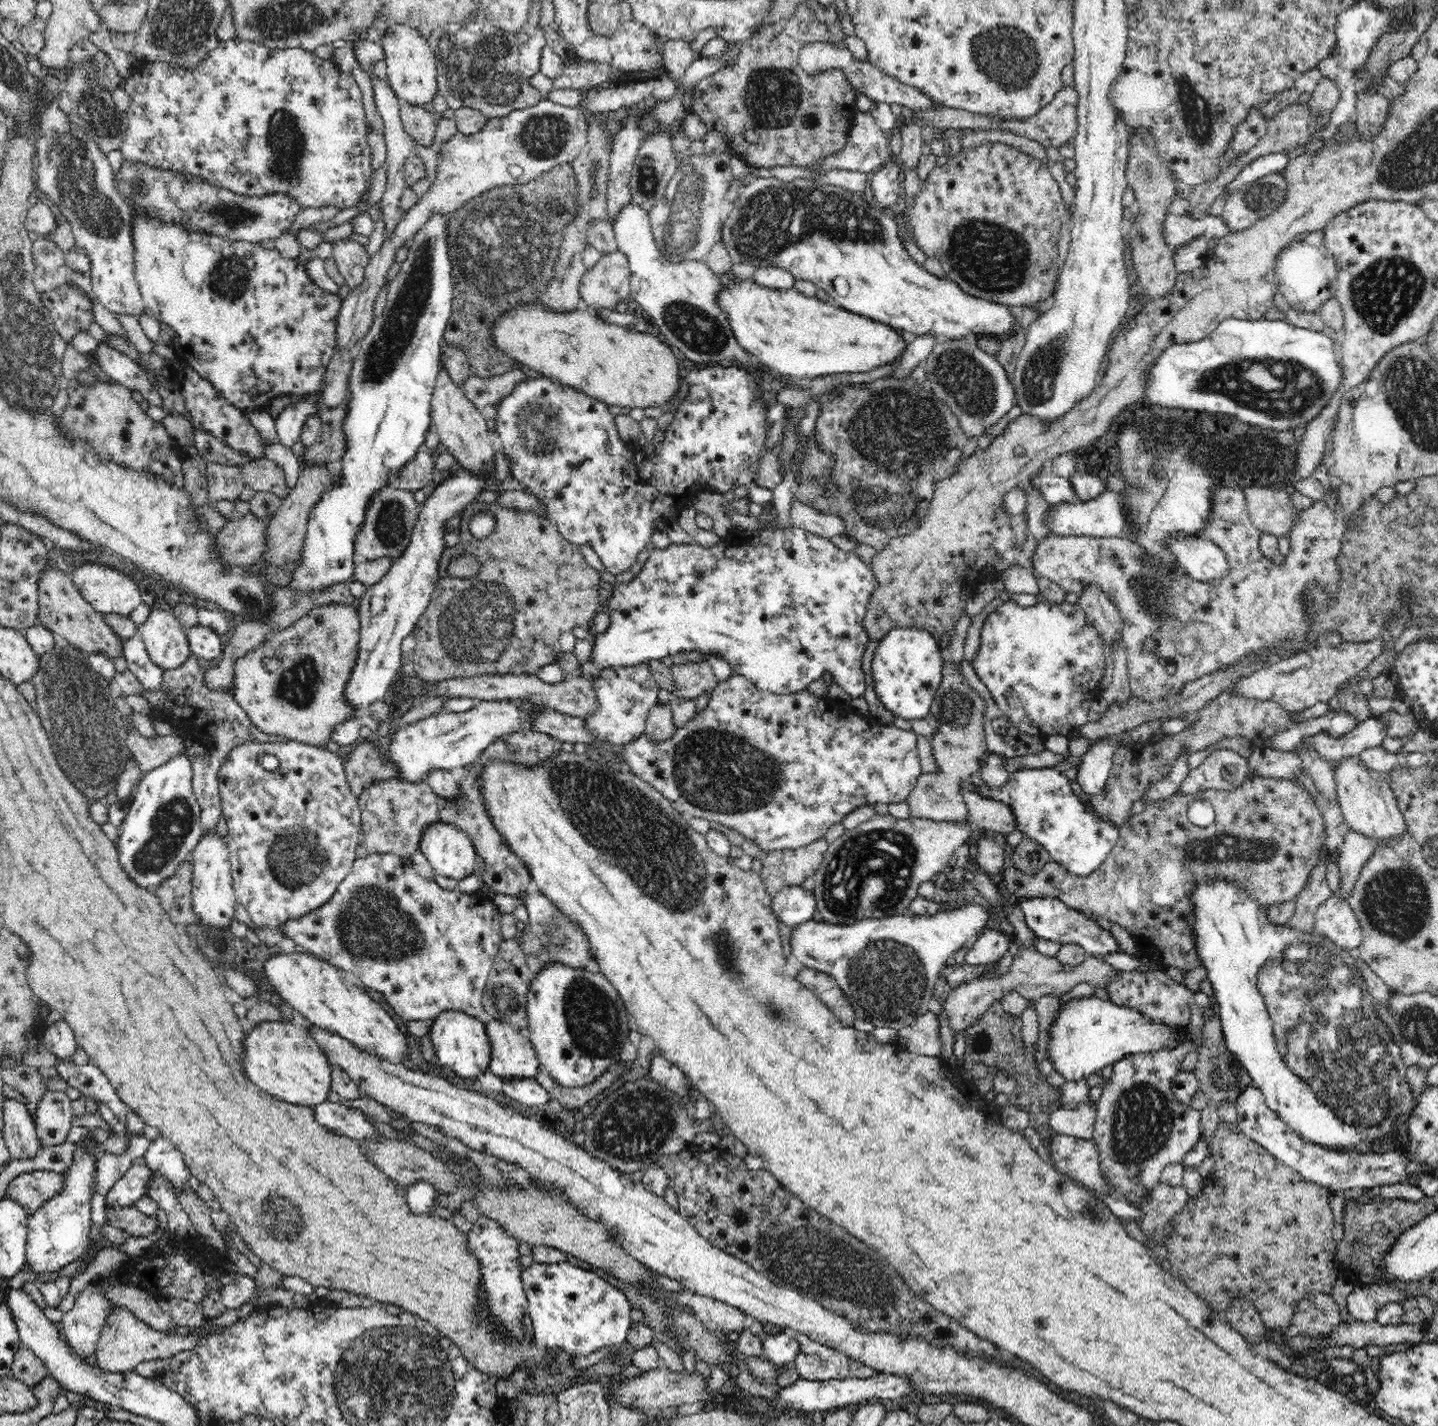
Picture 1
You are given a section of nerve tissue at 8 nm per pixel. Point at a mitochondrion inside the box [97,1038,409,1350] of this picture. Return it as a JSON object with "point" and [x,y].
{"point":[282,1220]}

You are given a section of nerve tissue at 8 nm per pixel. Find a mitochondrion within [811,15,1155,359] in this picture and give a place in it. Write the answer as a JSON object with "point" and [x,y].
{"point":[991,258]}

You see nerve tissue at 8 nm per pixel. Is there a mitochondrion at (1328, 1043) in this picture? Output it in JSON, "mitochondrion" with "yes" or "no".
{"mitochondrion":"yes"}

